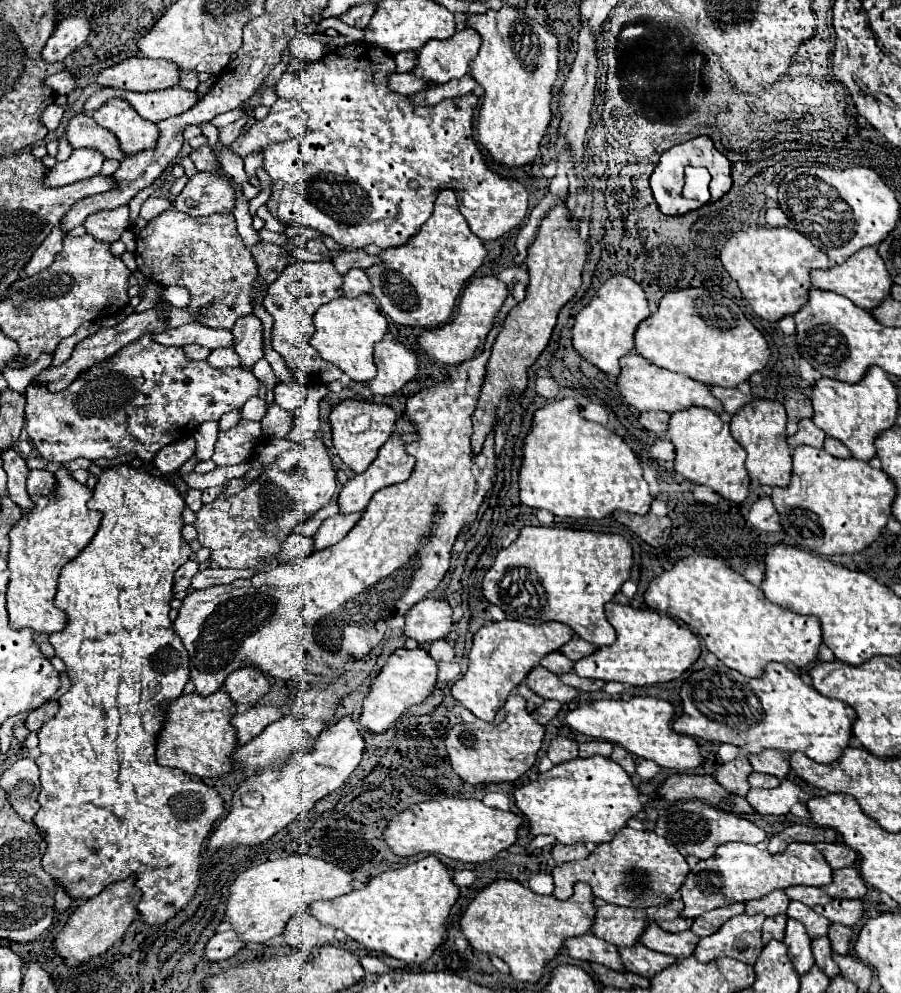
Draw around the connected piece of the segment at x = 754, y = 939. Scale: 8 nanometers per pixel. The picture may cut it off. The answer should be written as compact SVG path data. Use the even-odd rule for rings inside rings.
M736 915L728 919L716 933L698 941L698 949L694 949L694 957L700 963L714 961L718 957L732 957L746 965L754 965L760 951L760 931L764 923L764 915Z

